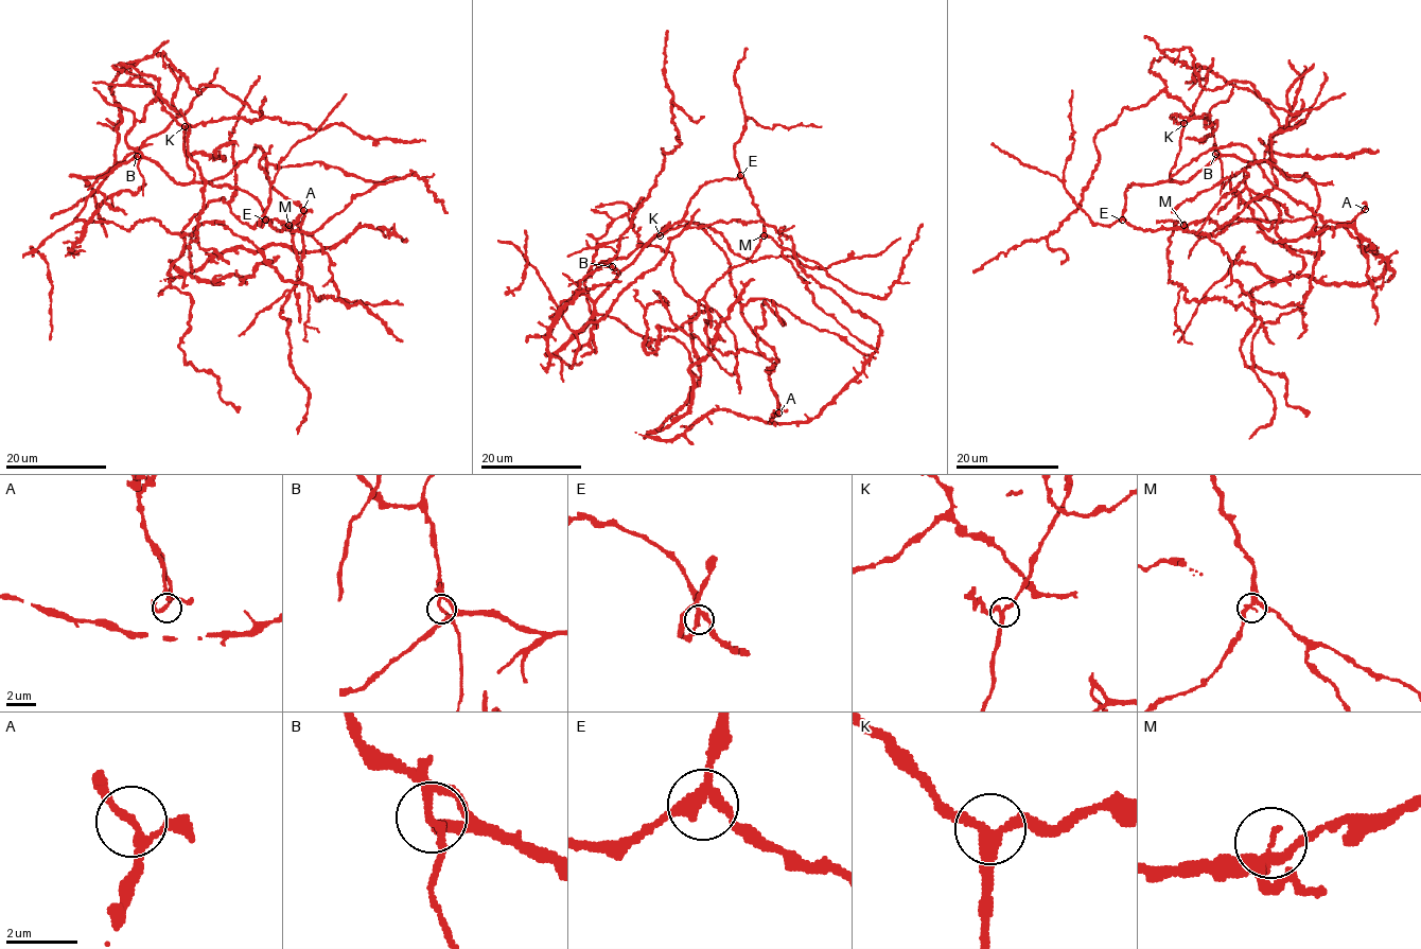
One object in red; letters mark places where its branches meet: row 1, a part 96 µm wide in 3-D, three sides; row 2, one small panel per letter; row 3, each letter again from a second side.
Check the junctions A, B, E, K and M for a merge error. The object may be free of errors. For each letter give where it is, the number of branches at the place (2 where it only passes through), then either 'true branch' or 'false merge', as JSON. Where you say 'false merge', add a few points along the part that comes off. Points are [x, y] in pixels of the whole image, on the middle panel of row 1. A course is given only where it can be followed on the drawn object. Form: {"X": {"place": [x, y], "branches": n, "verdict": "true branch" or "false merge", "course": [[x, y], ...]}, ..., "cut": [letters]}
{"A": {"place": [778, 413], "branches": 3, "verdict": "true branch"}, "B": {"place": [612, 266], "branches": 3, "verdict": "false merge"}, "E": {"place": [740, 175], "branches": 3, "verdict": "true branch"}, "K": {"place": [660, 235], "branches": 3, "verdict": "true branch"}, "M": {"place": [764, 235], "branches": 3, "verdict": "true branch"}, "cut": ["B"]}

